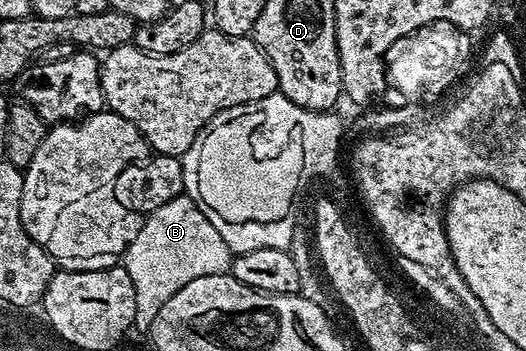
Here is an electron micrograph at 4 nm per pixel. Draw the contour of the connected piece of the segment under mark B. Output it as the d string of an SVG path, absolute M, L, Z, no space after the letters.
M191 194L174 197L166 201L166 205L149 211L122 256L122 266L130 273L134 285L135 330L151 332L158 309L162 309L182 285L190 285L190 281L198 281L198 277L225 274L231 268L233 258L222 233L210 225L203 207Z

